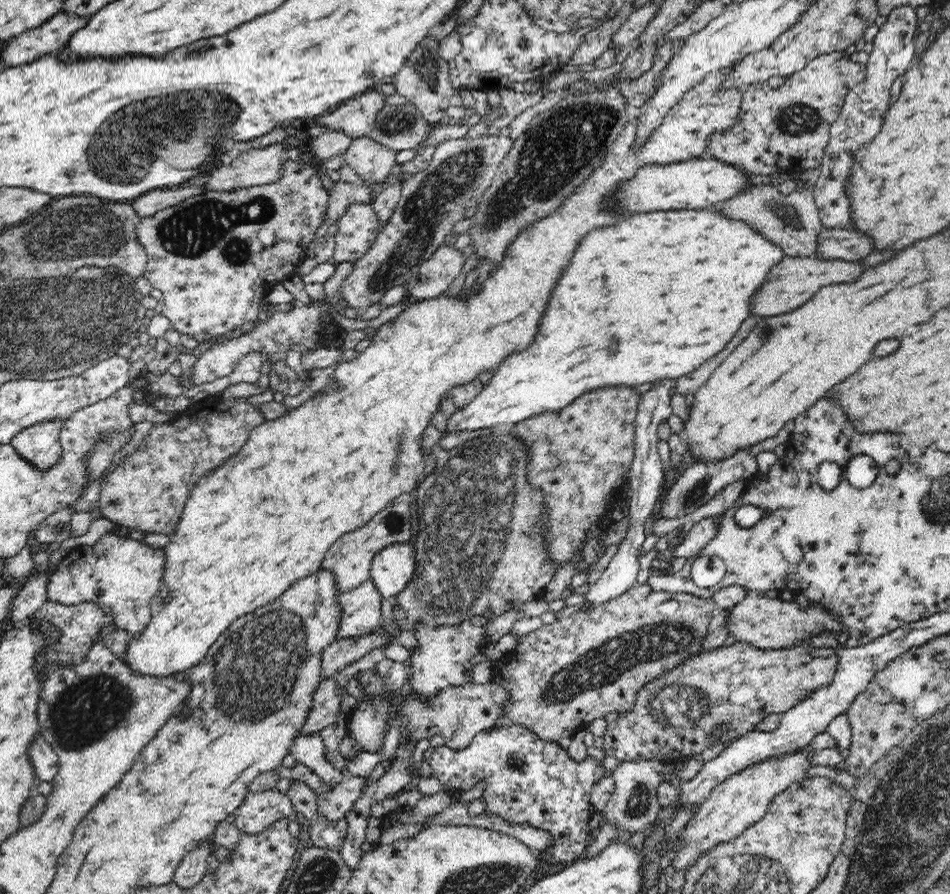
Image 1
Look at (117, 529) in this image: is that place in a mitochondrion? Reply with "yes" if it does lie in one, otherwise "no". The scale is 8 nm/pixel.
no

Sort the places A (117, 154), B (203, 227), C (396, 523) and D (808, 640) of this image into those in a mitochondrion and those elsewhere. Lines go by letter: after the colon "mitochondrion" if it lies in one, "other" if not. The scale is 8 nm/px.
A: mitochondrion
B: mitochondrion
C: mitochondrion
D: other

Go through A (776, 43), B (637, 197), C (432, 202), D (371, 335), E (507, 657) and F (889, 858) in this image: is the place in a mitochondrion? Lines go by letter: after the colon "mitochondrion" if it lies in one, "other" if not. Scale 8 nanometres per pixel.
A: other
B: other
C: mitochondrion
D: other
E: other
F: mitochondrion

